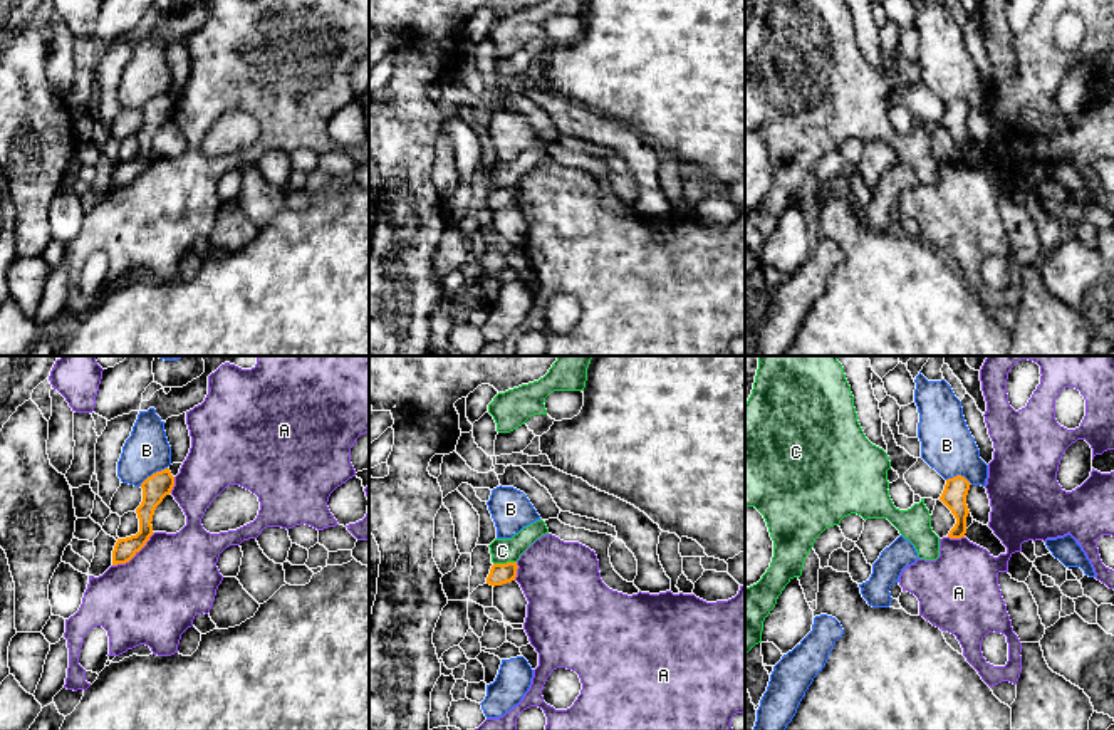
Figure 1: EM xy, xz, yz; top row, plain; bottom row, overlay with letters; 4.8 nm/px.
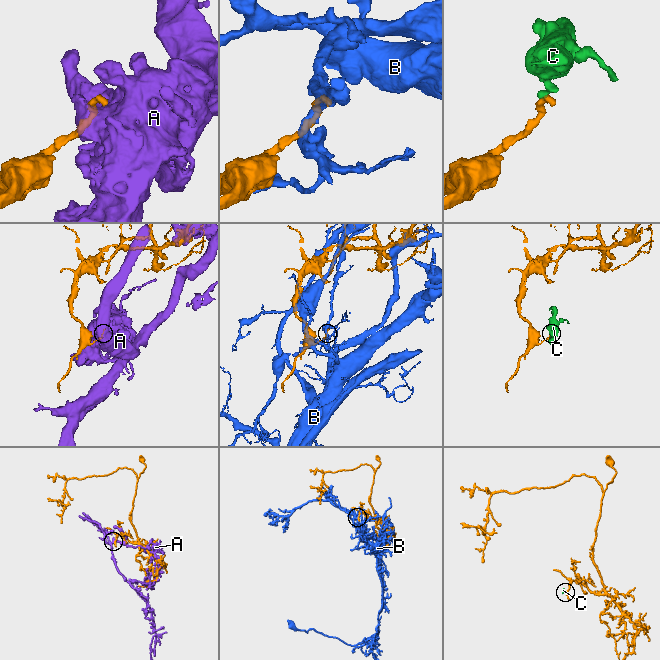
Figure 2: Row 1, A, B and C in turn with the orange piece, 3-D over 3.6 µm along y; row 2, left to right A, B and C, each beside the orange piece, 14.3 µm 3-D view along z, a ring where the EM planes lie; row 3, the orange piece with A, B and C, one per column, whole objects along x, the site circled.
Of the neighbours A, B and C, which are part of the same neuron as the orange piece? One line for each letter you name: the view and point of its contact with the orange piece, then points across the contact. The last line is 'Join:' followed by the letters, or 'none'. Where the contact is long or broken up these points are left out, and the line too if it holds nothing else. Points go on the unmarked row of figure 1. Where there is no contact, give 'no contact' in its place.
Join: none

